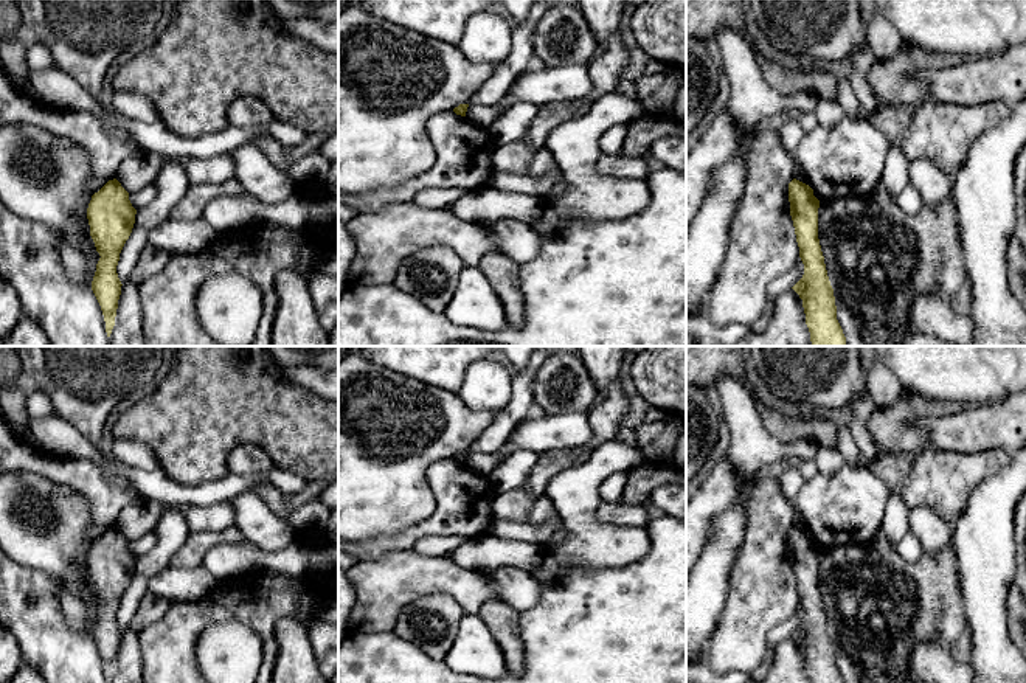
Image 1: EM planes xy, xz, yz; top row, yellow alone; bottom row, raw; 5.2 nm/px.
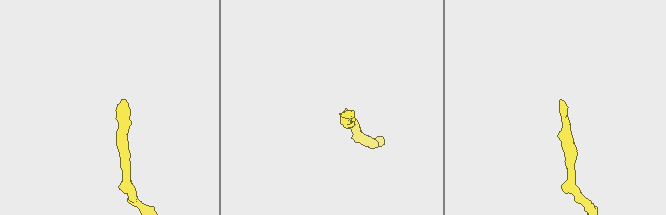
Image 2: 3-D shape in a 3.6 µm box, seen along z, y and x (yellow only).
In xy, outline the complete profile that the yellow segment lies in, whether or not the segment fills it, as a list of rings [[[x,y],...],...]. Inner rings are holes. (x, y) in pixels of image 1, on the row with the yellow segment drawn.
[[[116,179],[109,180],[95,192],[87,208],[90,236],[101,256],[92,281],[92,290],[101,306],[107,337],[110,337],[115,326],[123,286],[116,265],[120,253],[132,233],[135,214],[137,210],[129,200],[129,192]]]

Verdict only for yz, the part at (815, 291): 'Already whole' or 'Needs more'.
Already whole

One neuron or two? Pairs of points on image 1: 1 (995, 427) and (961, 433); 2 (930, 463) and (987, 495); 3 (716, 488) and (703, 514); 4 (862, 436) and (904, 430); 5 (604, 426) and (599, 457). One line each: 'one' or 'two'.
1: one
2: two
3: one
4: two
5: two

